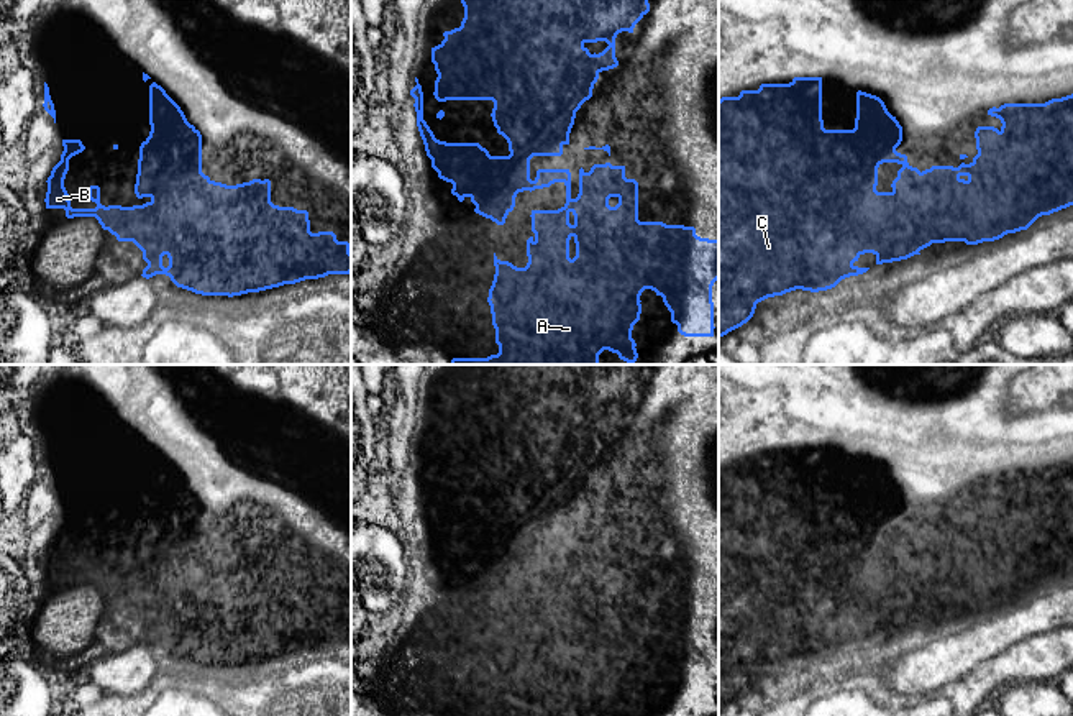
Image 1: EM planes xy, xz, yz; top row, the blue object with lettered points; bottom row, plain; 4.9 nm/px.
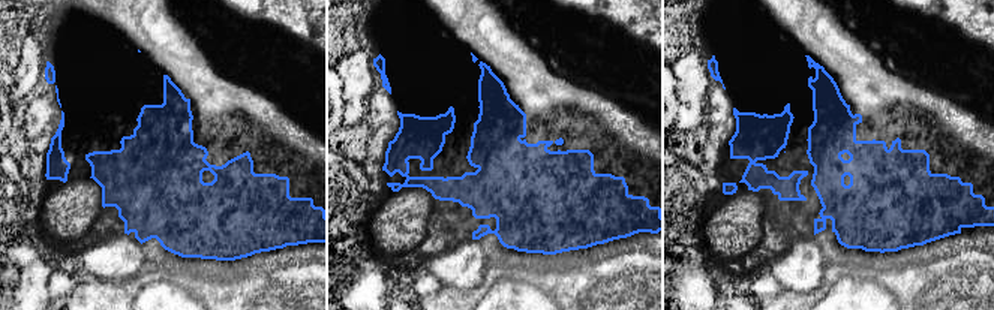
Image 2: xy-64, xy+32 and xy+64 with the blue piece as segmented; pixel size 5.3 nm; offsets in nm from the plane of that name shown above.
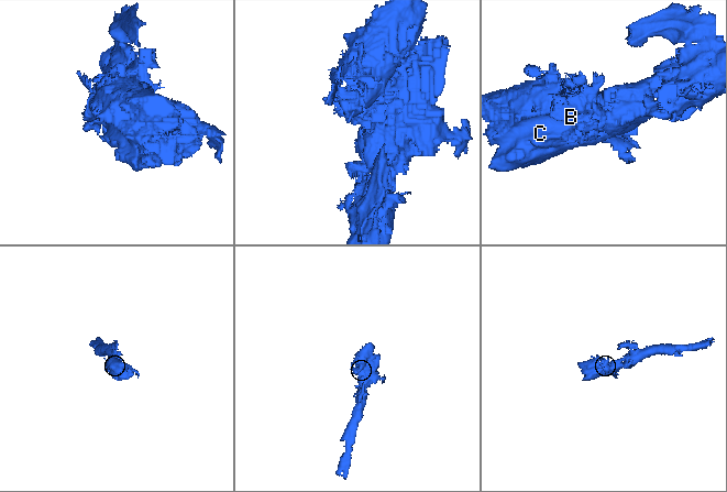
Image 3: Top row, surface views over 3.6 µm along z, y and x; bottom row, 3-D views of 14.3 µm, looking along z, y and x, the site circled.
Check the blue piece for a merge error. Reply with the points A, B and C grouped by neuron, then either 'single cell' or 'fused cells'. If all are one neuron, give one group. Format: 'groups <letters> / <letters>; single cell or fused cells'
groups A C / B; fused cells

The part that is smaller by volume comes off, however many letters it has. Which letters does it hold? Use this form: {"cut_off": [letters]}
{"cut_off": ["B"]}

